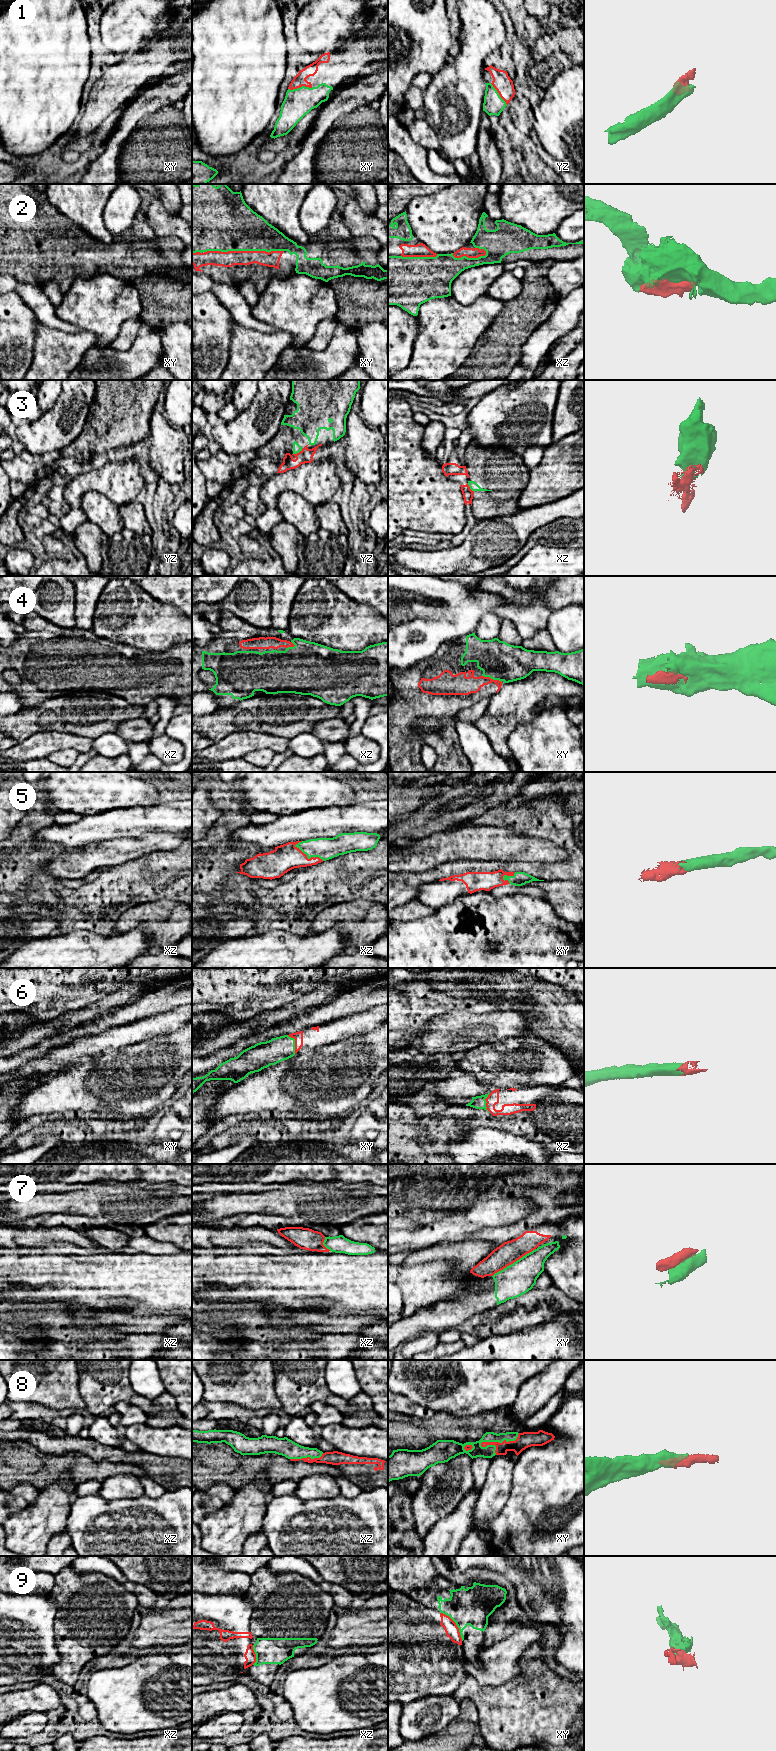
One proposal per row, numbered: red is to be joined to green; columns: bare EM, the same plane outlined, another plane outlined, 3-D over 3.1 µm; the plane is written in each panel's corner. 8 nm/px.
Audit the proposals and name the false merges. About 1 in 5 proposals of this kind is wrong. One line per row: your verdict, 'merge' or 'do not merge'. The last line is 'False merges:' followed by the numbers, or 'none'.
1: merge
2: merge
3: merge
4: merge
5: merge
6: merge
7: do not merge
8: merge
9: do not merge
False merges: 7, 9

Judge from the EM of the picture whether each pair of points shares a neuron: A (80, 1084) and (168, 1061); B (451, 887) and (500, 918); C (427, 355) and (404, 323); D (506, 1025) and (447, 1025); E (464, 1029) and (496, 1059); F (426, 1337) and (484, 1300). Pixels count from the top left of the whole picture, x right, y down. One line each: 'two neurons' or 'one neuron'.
A: one neuron
B: two neurons
C: two neurons
D: one neuron
E: two neurons
F: two neurons

